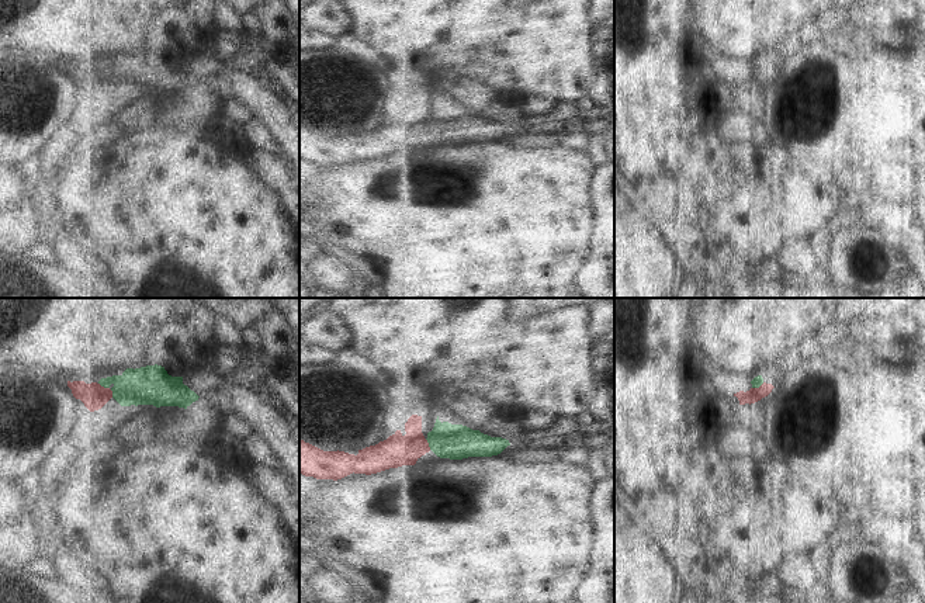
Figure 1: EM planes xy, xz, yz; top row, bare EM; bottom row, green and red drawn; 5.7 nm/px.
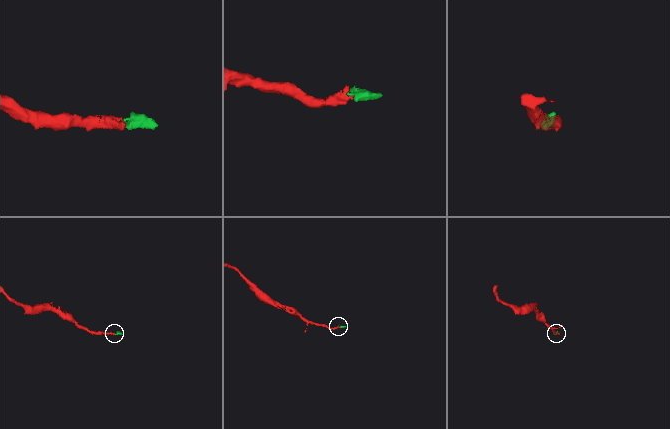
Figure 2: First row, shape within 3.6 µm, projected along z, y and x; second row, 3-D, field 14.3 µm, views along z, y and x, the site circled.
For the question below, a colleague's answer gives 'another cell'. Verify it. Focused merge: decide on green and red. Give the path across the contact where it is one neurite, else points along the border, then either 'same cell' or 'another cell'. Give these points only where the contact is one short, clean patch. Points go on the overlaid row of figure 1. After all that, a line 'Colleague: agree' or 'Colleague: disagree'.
runs through xy (148, 385), (128, 390), (108, 387), (93, 395); same cell
Colleague: disagree

